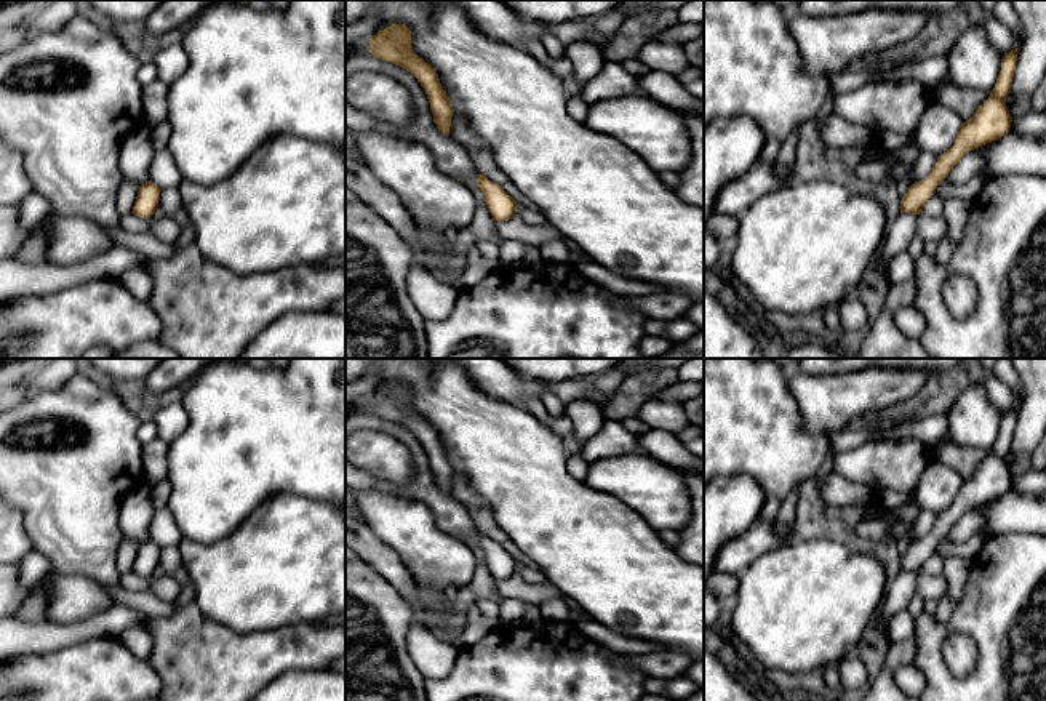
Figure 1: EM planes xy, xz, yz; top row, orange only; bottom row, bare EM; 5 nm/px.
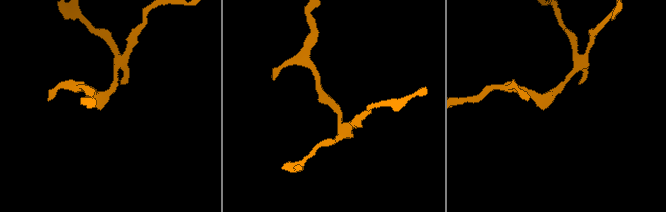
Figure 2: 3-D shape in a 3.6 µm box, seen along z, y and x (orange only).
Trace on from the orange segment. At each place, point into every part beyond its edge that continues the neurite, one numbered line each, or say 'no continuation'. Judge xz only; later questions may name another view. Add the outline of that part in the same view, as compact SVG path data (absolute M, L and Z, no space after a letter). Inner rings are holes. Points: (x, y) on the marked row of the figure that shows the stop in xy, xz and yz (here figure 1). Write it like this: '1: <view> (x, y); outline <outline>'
no continuation

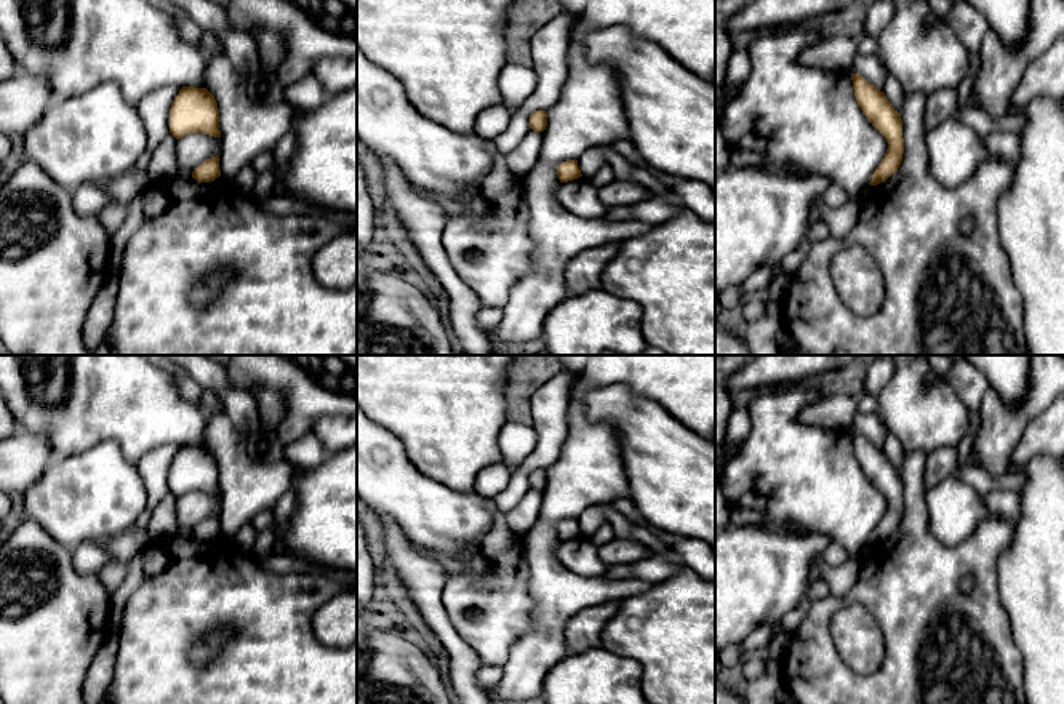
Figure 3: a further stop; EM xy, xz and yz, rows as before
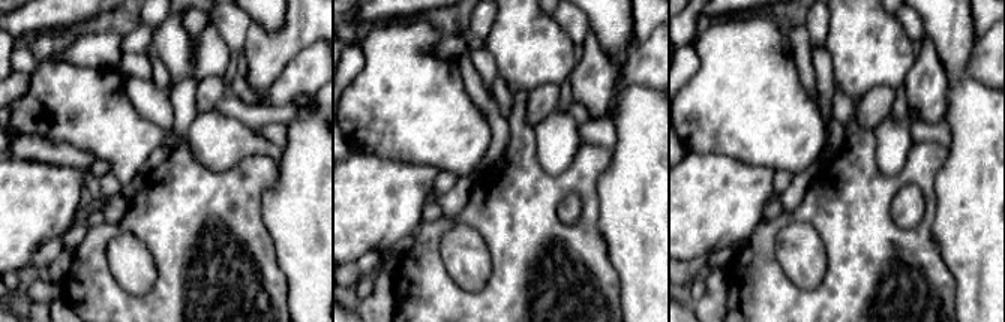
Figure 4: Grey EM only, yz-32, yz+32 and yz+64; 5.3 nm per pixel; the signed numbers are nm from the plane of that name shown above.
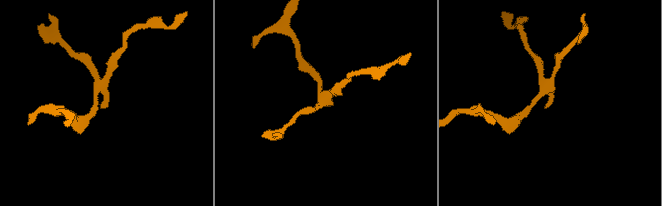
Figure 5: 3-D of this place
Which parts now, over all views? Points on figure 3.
no continuation

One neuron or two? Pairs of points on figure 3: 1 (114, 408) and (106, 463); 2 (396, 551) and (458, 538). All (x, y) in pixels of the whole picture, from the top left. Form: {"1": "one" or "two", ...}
{"1": "two", "2": "two"}

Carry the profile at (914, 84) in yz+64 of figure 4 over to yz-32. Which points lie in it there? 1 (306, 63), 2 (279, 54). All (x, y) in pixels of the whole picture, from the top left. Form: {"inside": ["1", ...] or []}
{"inside": ["2"]}

